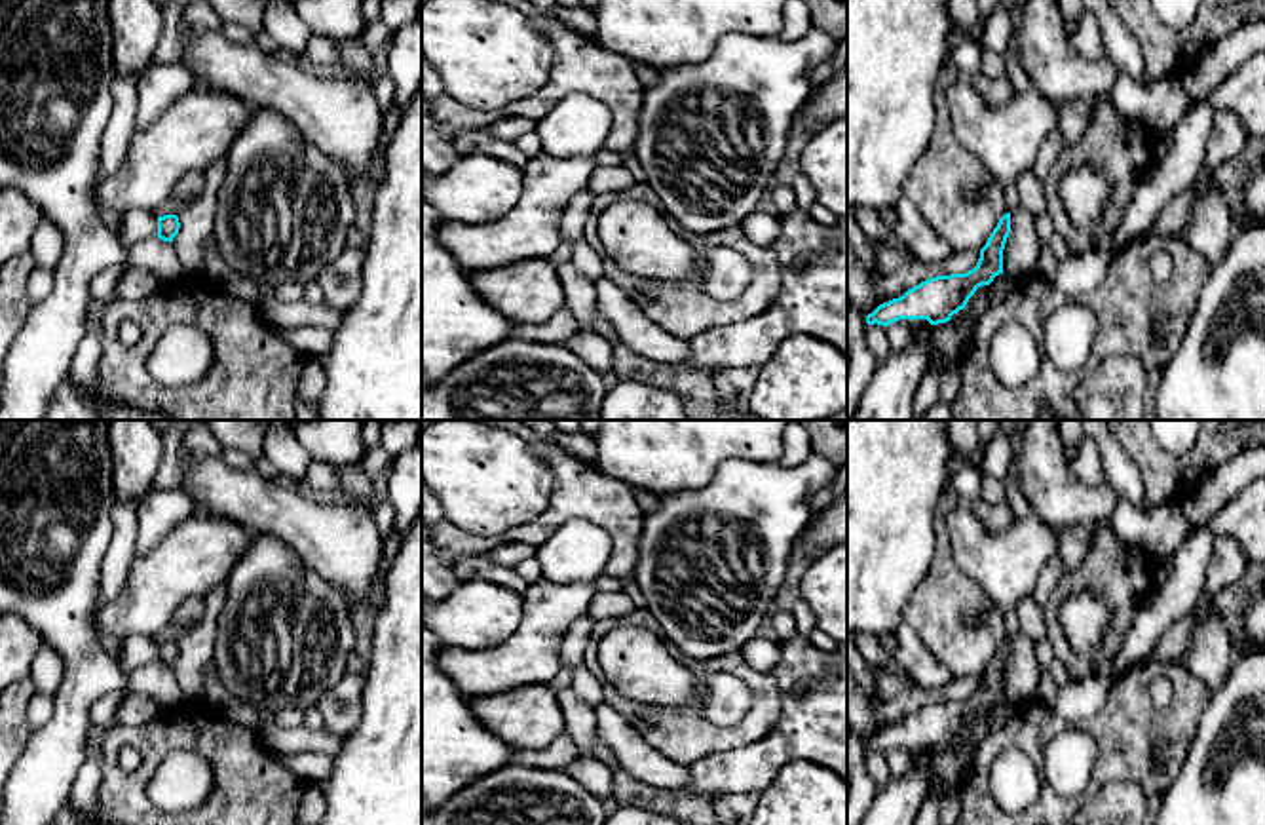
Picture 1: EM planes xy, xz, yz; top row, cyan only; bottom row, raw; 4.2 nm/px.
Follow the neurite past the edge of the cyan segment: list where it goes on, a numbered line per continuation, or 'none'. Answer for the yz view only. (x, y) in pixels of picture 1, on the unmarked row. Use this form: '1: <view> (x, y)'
none

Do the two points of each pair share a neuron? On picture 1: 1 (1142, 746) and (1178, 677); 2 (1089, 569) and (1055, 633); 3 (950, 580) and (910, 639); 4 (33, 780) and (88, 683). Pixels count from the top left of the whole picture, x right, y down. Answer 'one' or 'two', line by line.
1: one
2: one
3: two
4: one

